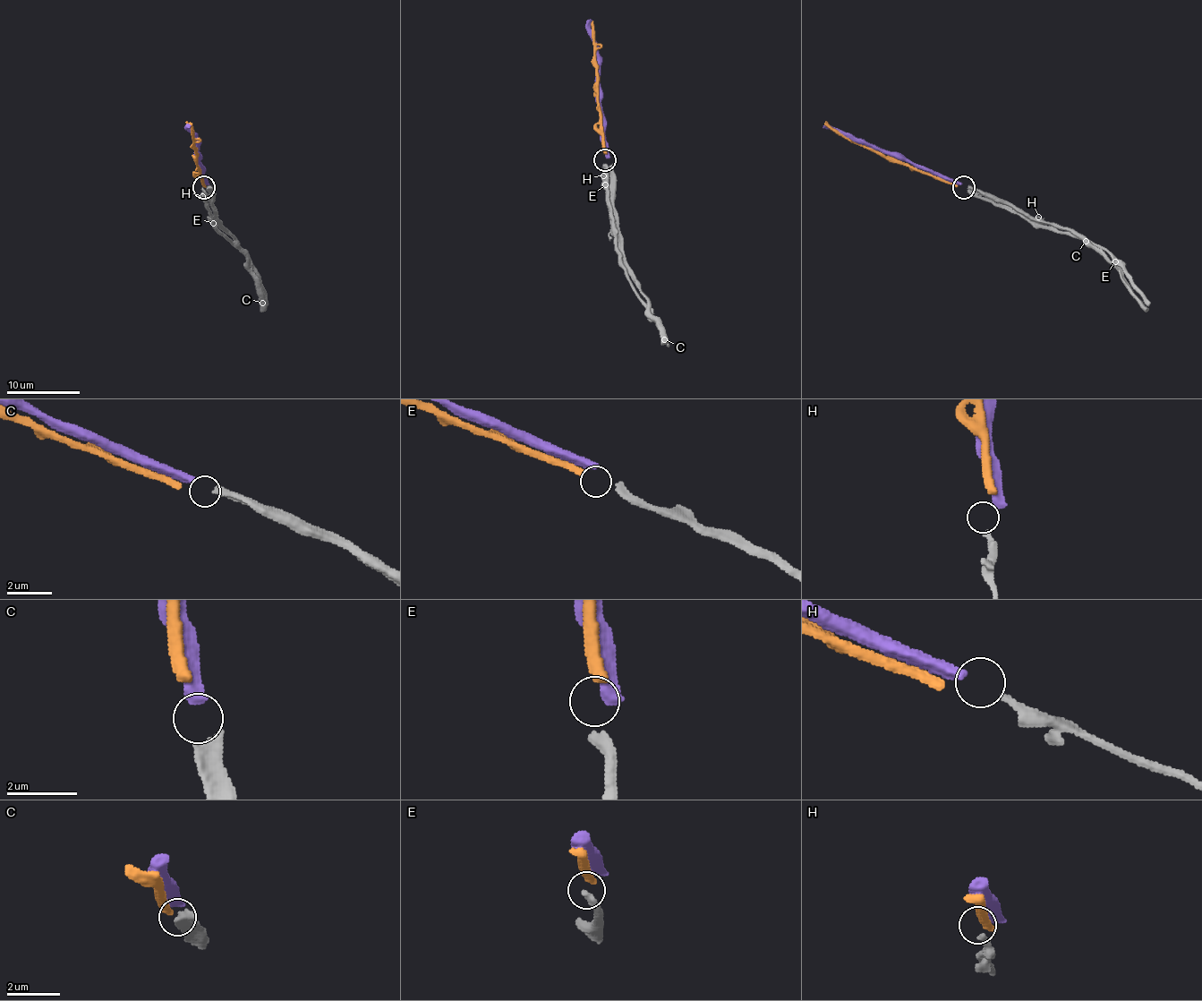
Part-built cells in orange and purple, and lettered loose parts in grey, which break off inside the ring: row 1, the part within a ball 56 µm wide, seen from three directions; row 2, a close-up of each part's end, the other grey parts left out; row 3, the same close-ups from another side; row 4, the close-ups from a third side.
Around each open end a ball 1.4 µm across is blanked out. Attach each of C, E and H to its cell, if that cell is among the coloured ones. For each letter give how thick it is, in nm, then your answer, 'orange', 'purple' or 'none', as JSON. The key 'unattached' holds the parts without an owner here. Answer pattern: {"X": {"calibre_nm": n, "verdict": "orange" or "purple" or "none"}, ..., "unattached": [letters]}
{"C": {"calibre_nm": 400, "verdict": "purple"}, "E": {"calibre_nm": 320, "verdict": "orange"}, "H": {"calibre_nm": 240, "verdict": "none"}, "unattached": ["H"]}

